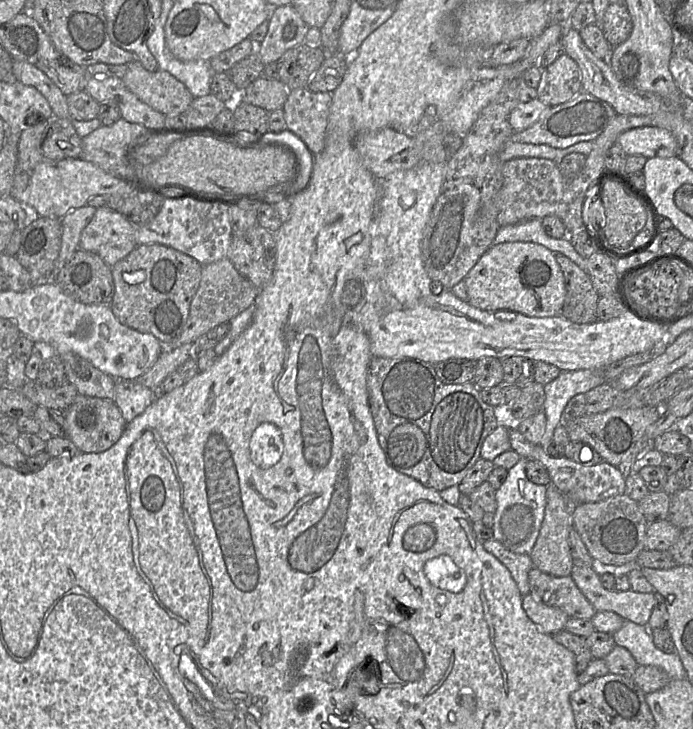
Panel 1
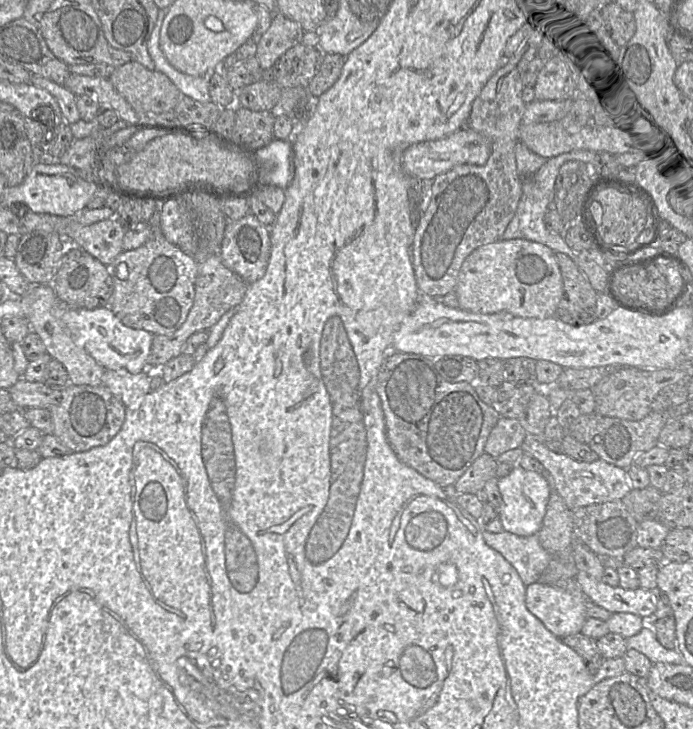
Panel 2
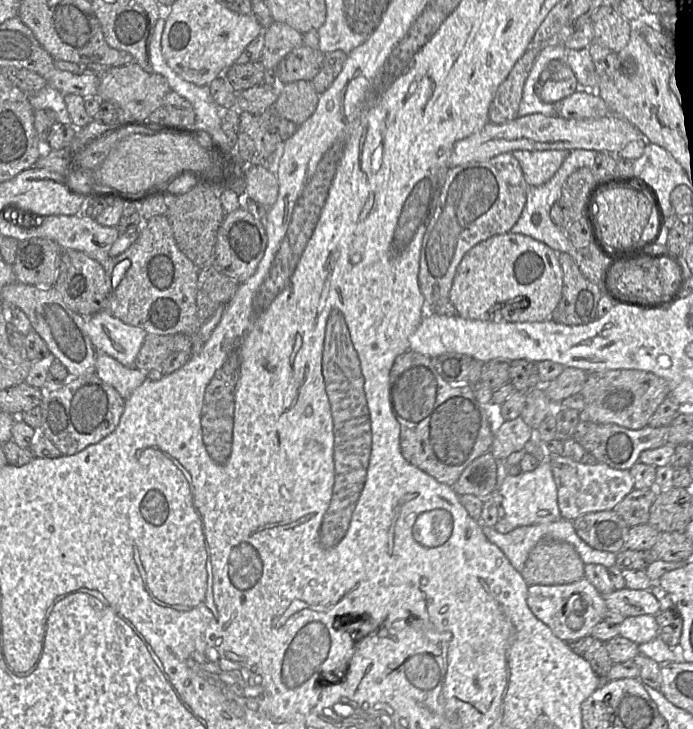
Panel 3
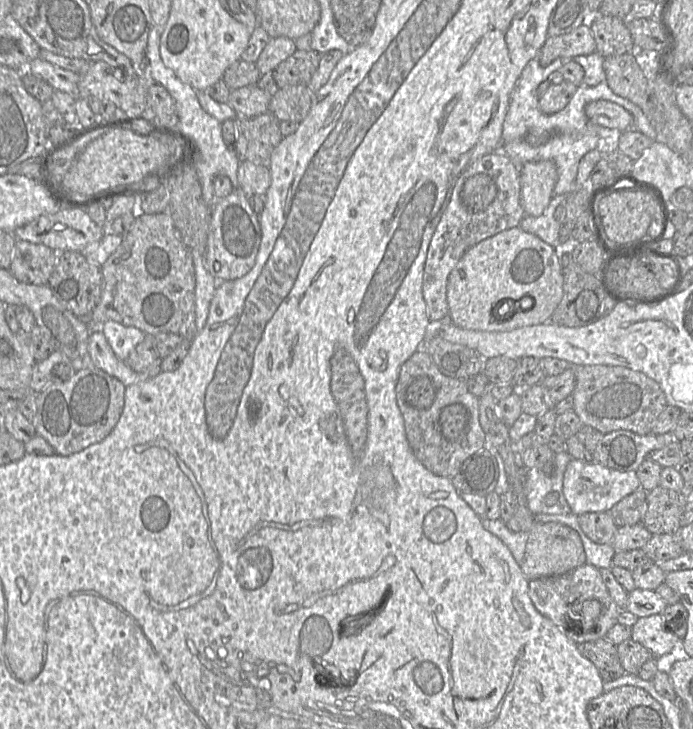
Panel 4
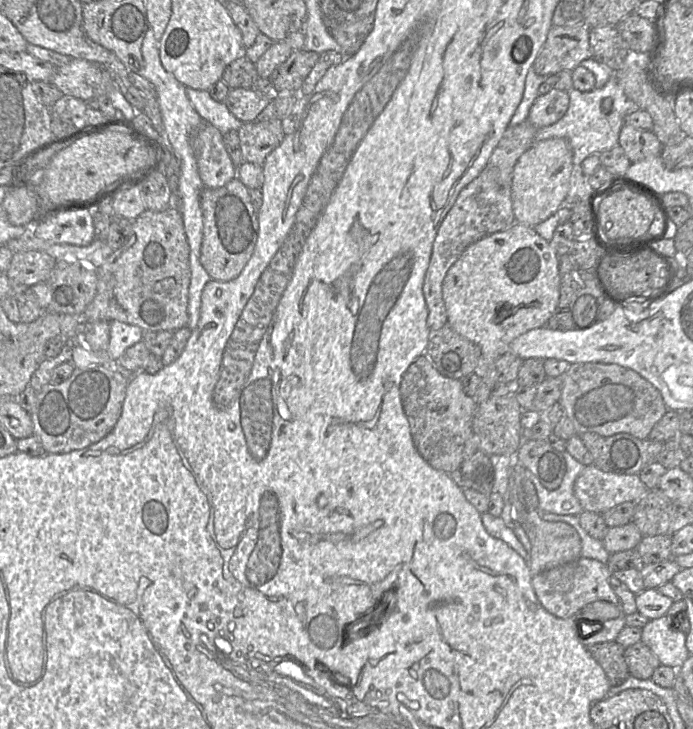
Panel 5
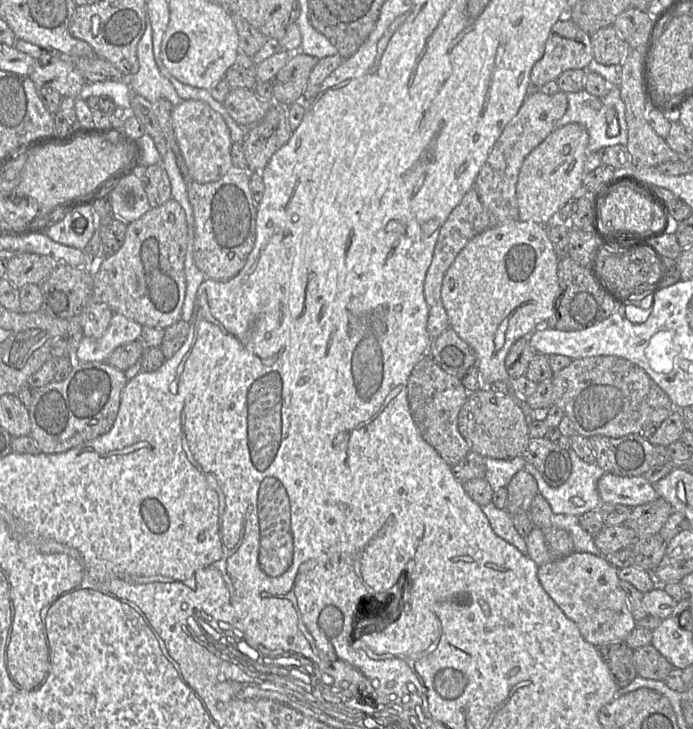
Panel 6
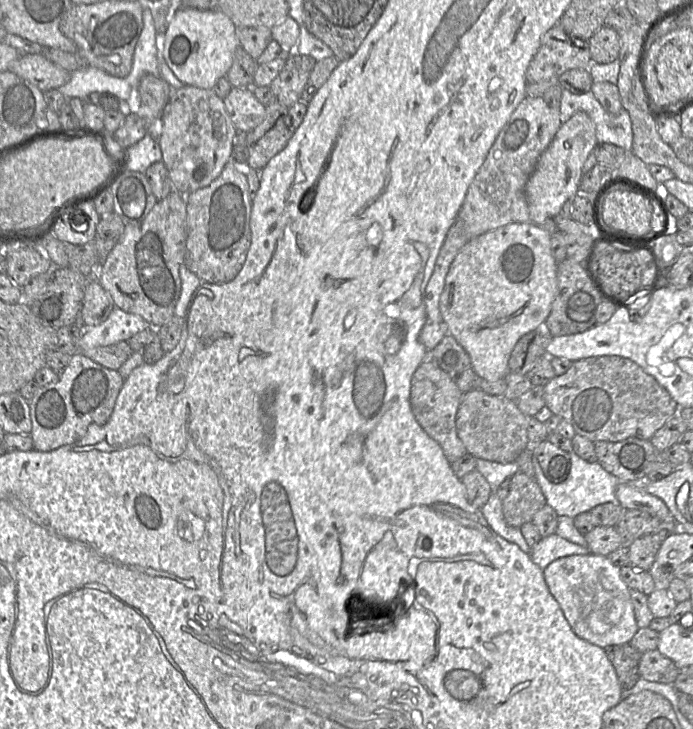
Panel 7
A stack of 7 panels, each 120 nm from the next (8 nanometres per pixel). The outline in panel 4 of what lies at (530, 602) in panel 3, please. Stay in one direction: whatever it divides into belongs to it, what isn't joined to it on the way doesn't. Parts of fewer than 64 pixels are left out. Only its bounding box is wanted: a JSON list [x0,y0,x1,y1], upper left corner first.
[529,564,622,645]

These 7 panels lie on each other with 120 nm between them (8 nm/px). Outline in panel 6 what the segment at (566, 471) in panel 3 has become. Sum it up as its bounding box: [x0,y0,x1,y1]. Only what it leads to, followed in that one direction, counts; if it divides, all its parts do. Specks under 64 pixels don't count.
[597,473,659,507]

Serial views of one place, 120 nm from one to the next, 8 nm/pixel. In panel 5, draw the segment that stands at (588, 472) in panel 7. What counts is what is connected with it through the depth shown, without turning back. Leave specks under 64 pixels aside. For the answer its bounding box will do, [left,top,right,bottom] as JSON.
[527,450,585,516]

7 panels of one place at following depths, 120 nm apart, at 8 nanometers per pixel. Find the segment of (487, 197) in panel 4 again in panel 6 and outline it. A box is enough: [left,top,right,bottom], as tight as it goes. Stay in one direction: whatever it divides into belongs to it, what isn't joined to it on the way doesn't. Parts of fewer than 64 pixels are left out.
[423,188,495,339]

